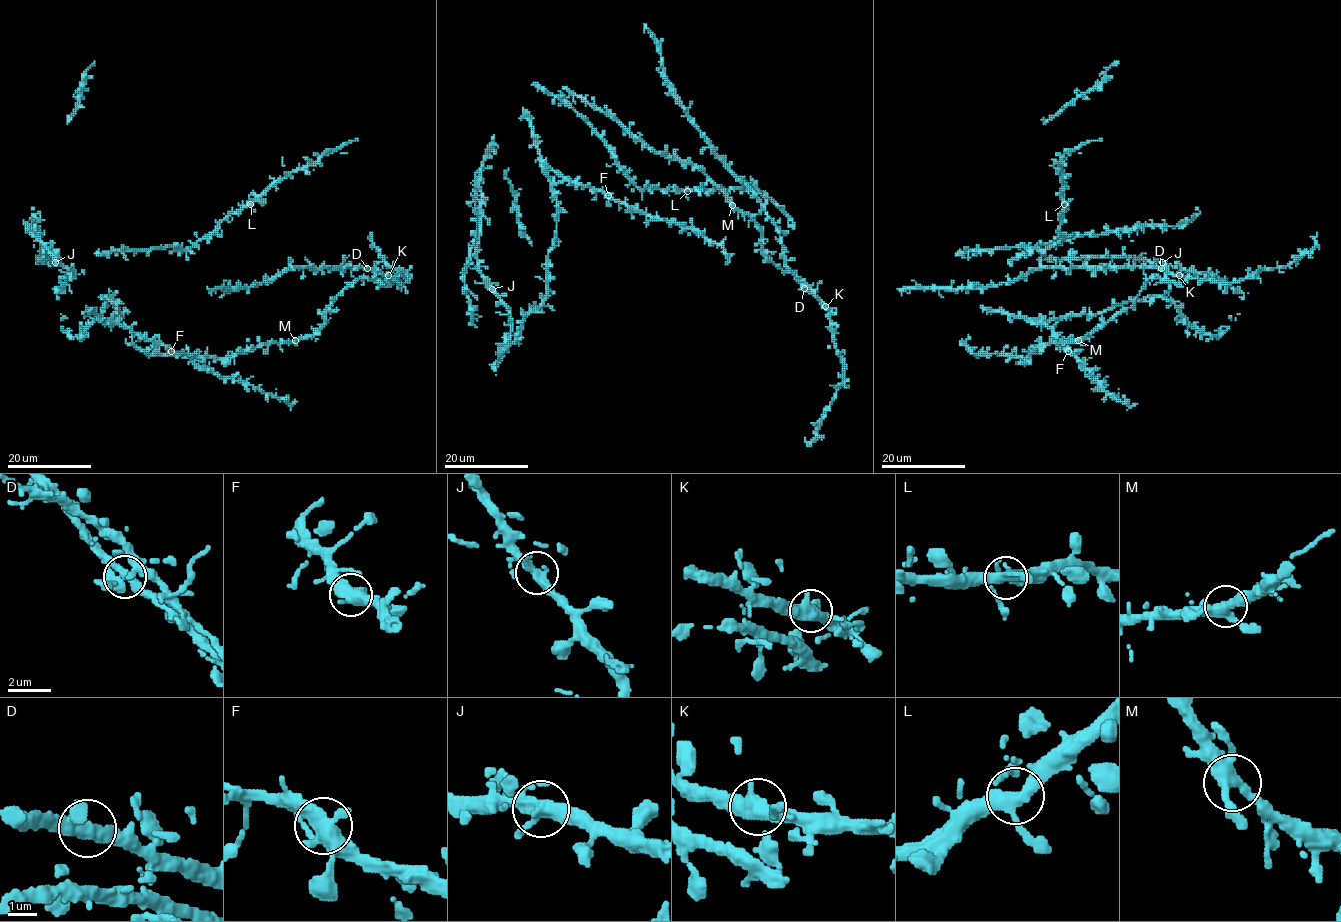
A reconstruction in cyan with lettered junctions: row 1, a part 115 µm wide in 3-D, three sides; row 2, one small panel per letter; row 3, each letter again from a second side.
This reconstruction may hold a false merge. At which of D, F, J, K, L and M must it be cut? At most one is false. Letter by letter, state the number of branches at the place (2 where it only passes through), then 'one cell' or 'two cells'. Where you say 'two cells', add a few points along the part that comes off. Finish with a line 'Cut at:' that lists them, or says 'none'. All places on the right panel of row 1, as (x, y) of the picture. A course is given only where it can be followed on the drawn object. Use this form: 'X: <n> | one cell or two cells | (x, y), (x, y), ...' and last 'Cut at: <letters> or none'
D: 3 | one cell
F: 3 | one cell
J: 3 | one cell
K: 3 | one cell
L: 4 | one cell
M: 4 | one cell
Cut at: none

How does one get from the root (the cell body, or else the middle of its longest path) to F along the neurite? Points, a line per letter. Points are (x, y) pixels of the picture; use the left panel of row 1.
F: (93, 310), (98, 316), (163, 344), (171, 351)

